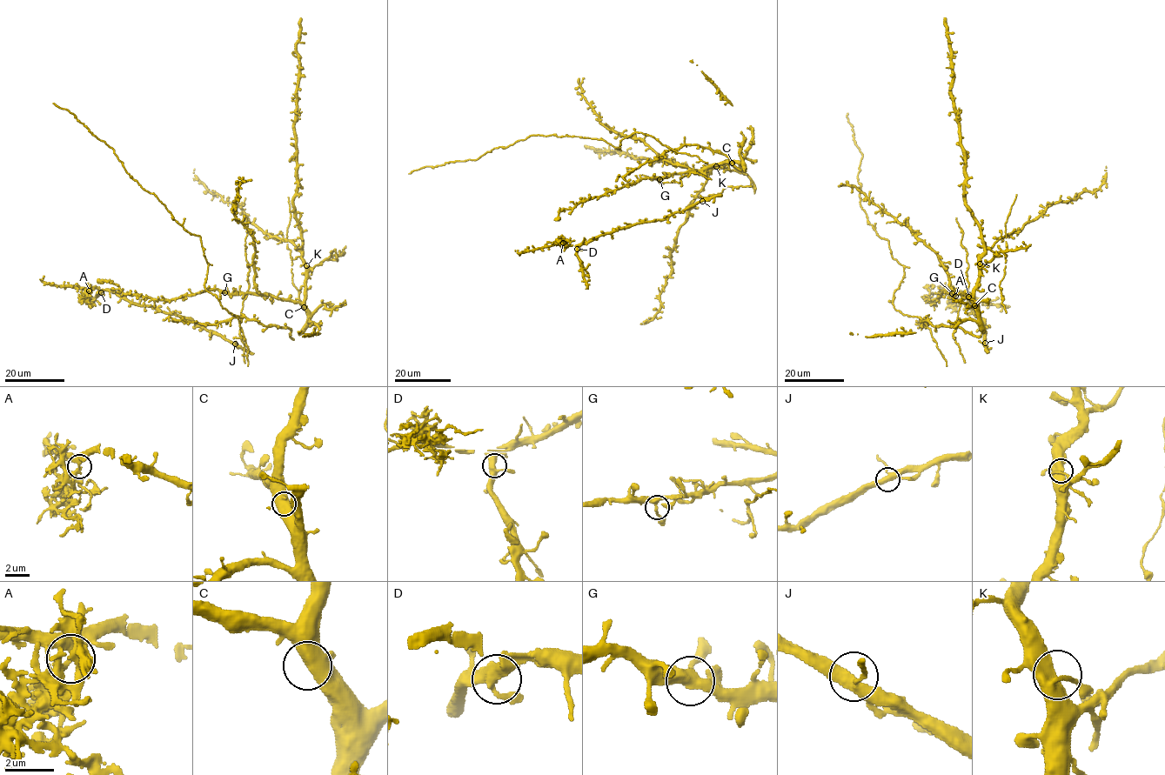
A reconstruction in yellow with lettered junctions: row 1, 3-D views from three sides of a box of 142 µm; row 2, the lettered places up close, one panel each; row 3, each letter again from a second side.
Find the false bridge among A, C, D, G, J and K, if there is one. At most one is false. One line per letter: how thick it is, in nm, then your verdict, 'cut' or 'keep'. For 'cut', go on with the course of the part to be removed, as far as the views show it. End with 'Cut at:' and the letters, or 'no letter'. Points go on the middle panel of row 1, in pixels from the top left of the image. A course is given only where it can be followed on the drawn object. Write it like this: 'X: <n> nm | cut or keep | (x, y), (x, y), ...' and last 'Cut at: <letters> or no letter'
A: 360 nm | cut | (562, 243), (566, 239), (574, 240)
C: 440 nm | keep
D: 440 nm | keep
G: 320 nm | keep
J: 380 nm | keep
K: 460 nm | keep
Cut at: A

